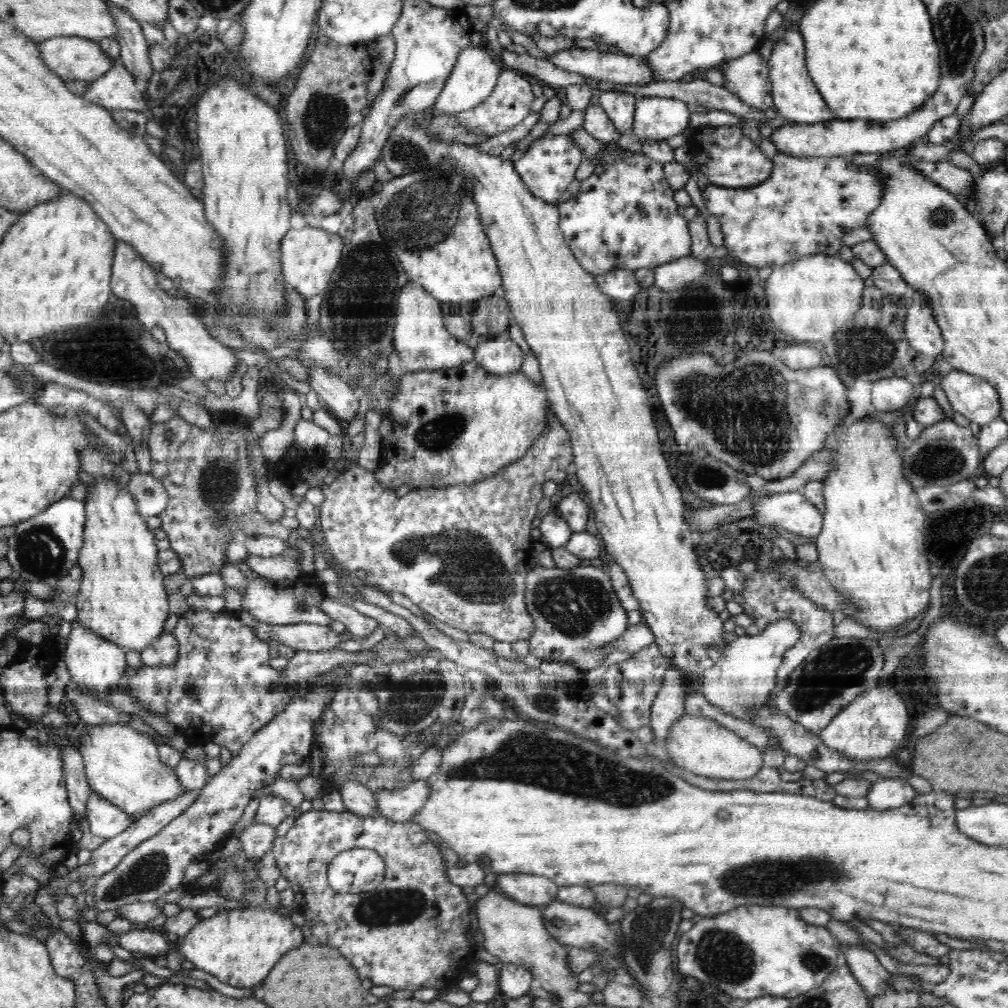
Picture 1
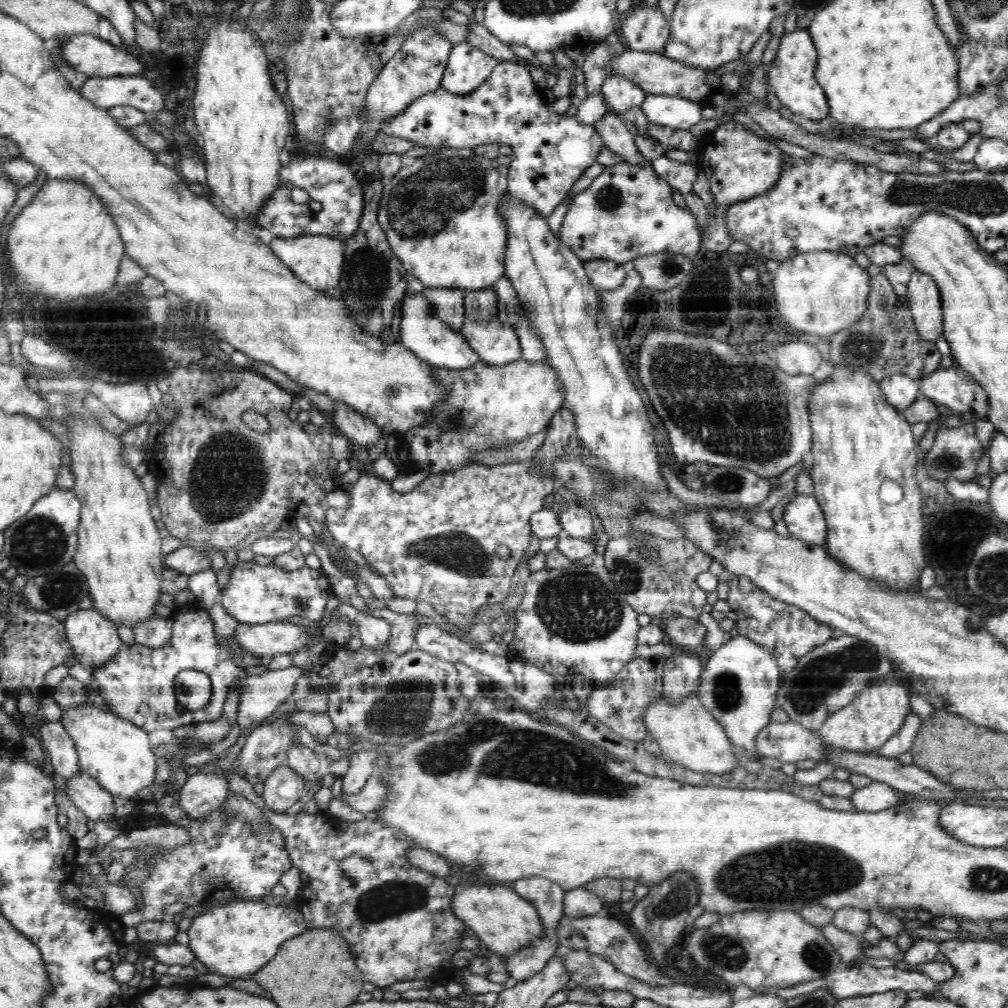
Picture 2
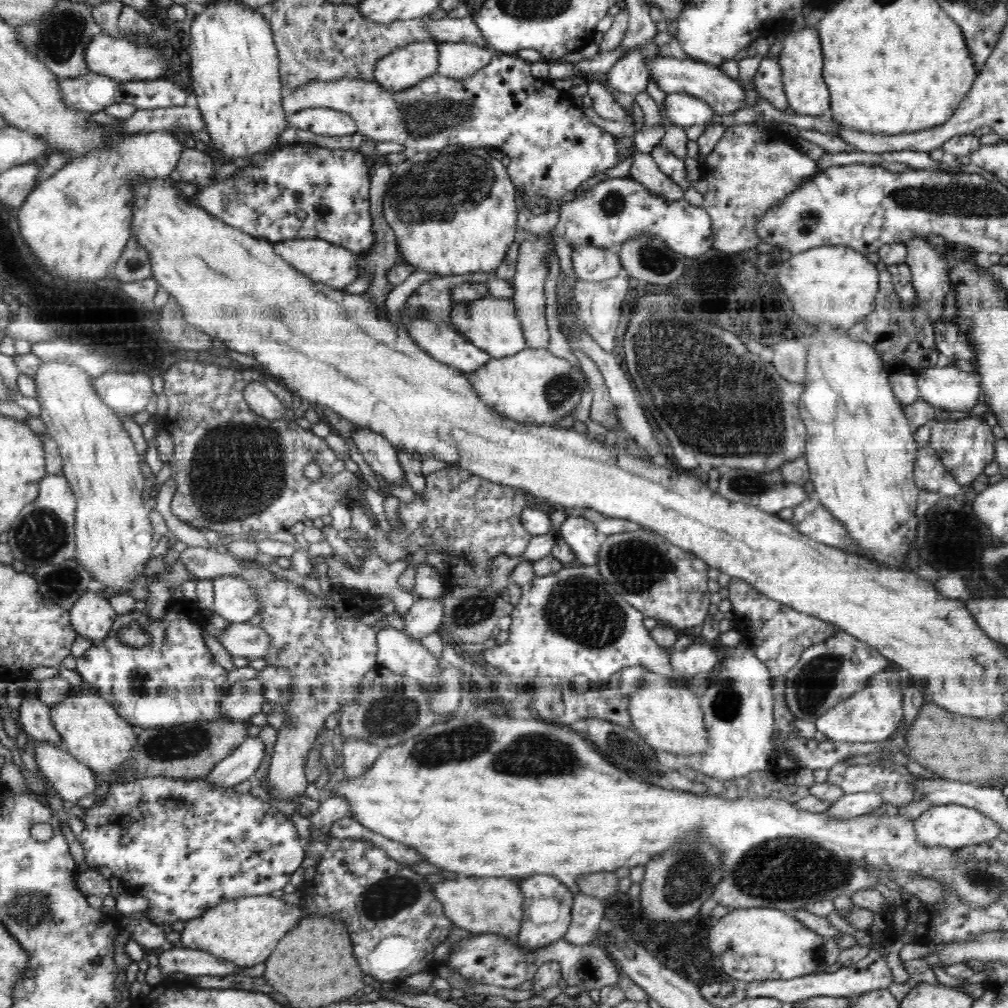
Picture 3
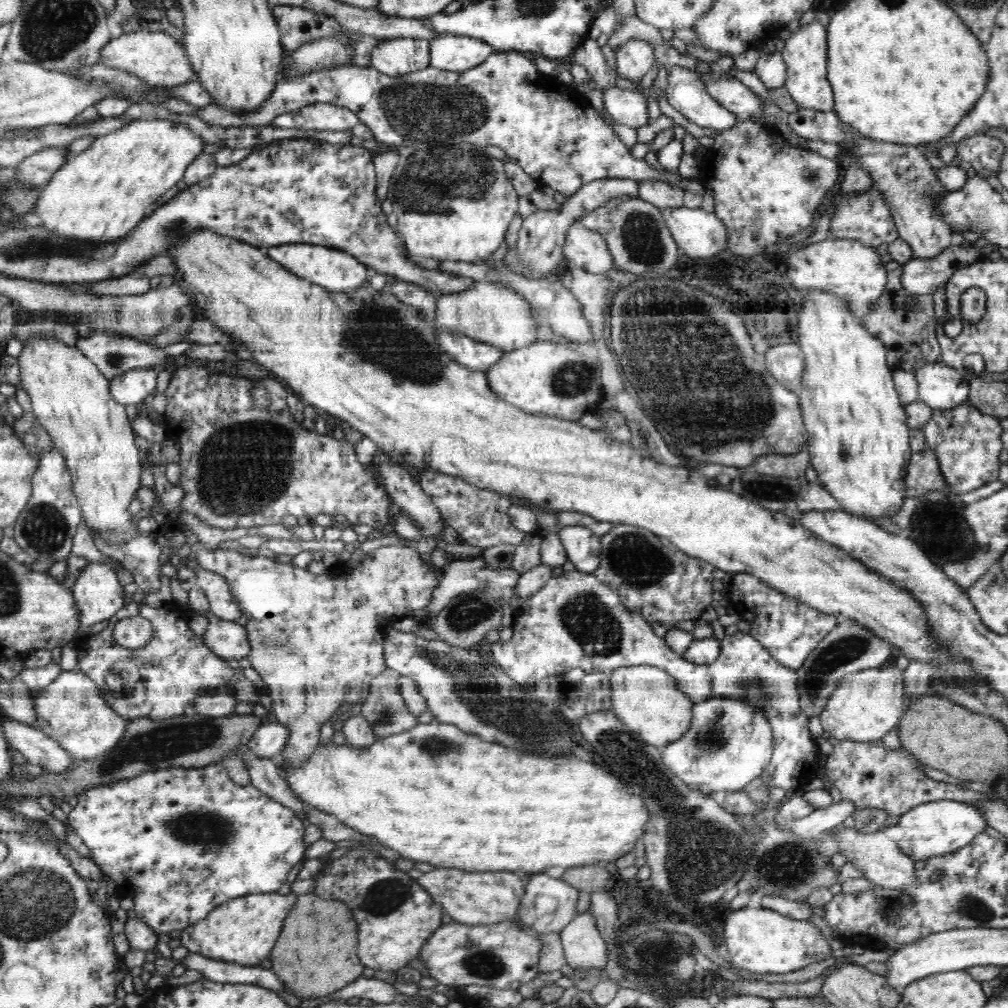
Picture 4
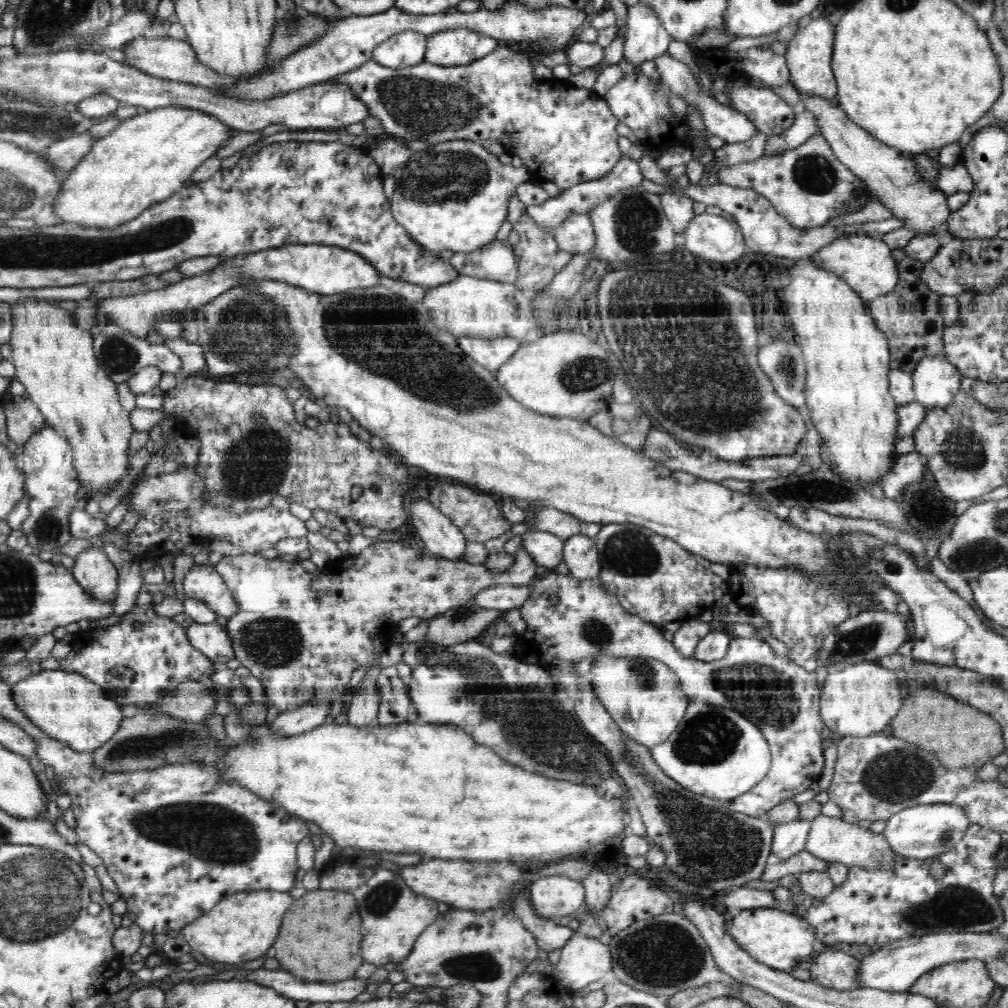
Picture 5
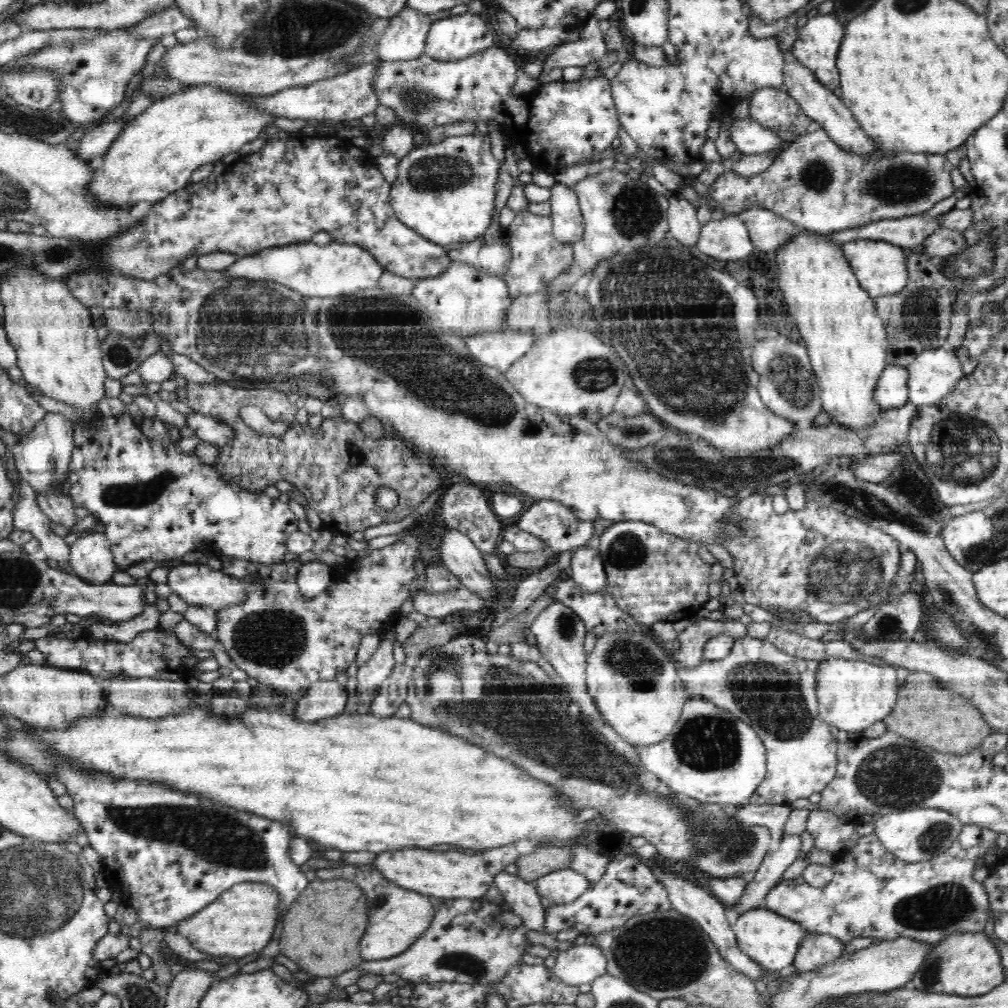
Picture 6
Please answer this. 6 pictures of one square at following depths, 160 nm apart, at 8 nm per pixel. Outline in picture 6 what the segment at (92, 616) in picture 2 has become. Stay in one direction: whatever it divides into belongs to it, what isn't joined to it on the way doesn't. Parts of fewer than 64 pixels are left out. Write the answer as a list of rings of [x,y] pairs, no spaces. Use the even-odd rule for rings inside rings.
[[[105,533],[81,536],[69,547],[70,568],[88,583],[106,584],[117,571],[113,564],[111,544]]]

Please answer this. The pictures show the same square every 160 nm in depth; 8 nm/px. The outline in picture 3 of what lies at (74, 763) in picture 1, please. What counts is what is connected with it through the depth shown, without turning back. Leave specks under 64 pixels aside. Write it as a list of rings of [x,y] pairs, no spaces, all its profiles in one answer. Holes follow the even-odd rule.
[[[25,694],[20,710],[20,723],[22,731],[28,738],[36,741],[46,741],[56,747],[66,750],[65,743],[58,737],[58,732],[50,721],[50,706],[38,700],[30,700],[30,695]]]

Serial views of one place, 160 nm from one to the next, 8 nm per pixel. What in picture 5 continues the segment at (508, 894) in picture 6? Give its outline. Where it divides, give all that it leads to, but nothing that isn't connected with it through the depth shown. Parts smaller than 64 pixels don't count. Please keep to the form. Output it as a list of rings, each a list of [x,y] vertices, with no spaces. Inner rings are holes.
[[[524,894],[514,896],[510,903],[526,930],[534,935],[539,950],[550,953],[562,949],[566,941],[575,933],[569,927],[553,923],[551,919],[536,913],[530,899],[524,899]]]

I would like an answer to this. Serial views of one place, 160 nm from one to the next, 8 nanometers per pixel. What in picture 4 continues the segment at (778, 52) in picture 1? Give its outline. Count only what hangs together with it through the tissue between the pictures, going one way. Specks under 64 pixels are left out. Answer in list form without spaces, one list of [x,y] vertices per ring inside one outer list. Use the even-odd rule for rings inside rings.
[[[810,22],[800,27],[785,40],[785,46],[780,51],[787,64],[785,86],[796,104],[802,108],[828,112],[834,108],[834,94],[831,83],[827,79],[828,48],[826,26],[818,22]]]

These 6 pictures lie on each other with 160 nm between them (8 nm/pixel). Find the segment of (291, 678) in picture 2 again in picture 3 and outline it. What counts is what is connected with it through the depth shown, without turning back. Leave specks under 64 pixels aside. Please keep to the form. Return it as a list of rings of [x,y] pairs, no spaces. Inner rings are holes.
[[[238,679],[231,686],[228,695],[224,694],[221,701],[221,714],[231,717],[234,721],[248,721],[261,713],[262,705],[268,702],[263,694],[260,680]]]

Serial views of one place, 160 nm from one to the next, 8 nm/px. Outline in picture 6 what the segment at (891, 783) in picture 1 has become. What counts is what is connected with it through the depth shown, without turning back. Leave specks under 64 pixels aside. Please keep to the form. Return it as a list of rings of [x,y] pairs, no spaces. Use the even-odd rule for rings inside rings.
[[[784,834],[778,848],[763,858],[760,868],[754,873],[753,881],[746,884],[742,898],[734,906],[738,908],[739,914],[758,907],[760,901],[774,888],[774,884],[778,884],[788,866],[801,854],[800,835]]]

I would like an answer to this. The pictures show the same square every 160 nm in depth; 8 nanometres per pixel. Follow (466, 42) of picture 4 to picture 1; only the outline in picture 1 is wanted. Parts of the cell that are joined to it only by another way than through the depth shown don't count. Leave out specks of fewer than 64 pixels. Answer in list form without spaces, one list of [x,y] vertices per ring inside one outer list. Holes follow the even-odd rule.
[[[468,46],[468,48],[460,50],[460,56],[458,56],[442,92],[433,104],[432,110],[437,114],[456,114],[456,112],[466,112],[466,110],[482,104],[492,94],[502,69],[503,66],[497,64],[486,53],[483,46]]]

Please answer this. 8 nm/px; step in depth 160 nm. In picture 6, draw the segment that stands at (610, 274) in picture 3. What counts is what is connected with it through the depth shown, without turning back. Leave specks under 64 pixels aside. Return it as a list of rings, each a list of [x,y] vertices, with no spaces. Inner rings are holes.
[[[556,182],[551,188],[550,218],[555,236],[561,242],[579,242],[584,237],[584,218],[580,211],[579,199],[572,187]]]

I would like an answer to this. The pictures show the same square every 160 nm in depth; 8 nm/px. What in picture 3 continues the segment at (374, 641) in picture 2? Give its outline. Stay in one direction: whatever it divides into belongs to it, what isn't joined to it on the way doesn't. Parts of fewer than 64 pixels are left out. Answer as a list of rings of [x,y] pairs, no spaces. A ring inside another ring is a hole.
[[[383,626],[377,631],[377,646],[376,653],[377,662],[386,667],[395,674],[404,675],[409,681],[420,680],[424,684],[428,684],[432,678],[436,678],[442,670],[438,664],[438,658],[430,656],[424,646],[420,644],[419,639],[411,638],[410,634],[406,634],[403,630],[397,630],[394,627]]]

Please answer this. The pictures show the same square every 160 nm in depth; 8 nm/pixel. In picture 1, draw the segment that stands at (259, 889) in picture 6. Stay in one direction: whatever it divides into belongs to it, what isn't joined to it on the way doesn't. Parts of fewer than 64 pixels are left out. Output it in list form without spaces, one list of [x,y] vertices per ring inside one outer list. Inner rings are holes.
[[[249,906],[246,908],[223,910],[220,909],[215,915],[209,918],[200,919],[196,926],[183,937],[178,944],[180,954],[184,955],[186,960],[190,960],[195,968],[204,970],[212,976],[216,976],[220,982],[230,984],[234,988],[250,988],[258,982],[264,982],[272,966],[292,948],[303,944],[303,929],[296,927],[288,916],[282,916],[275,909],[266,909],[262,911],[258,906]]]

